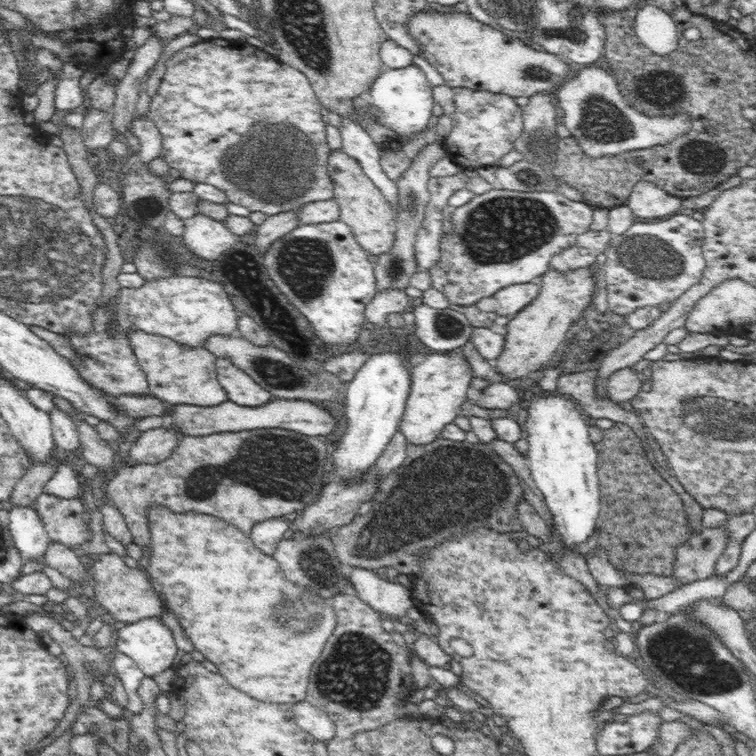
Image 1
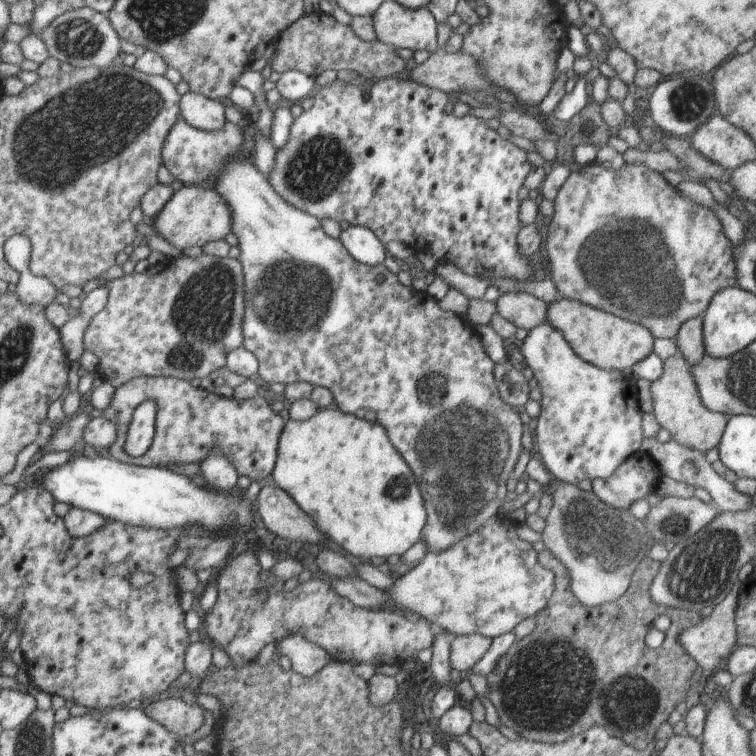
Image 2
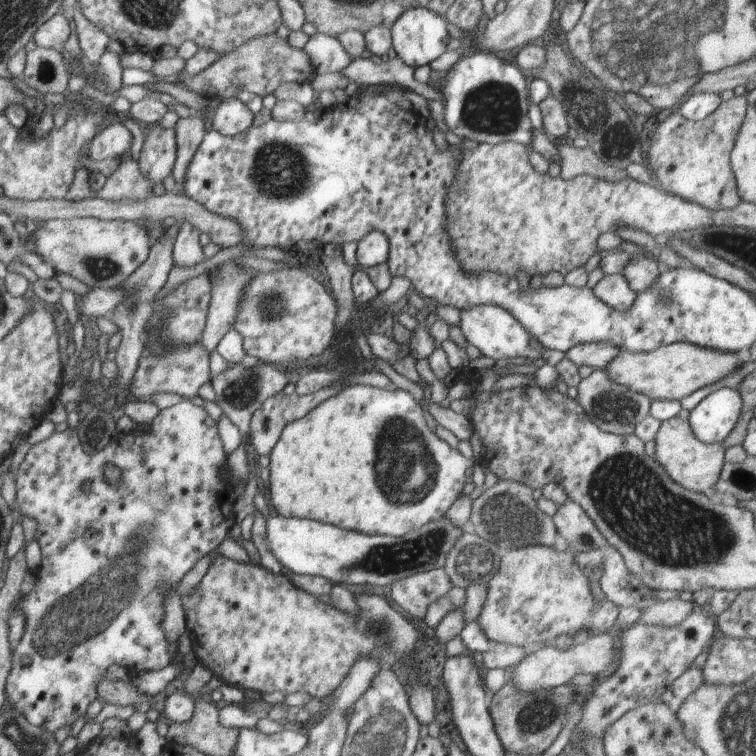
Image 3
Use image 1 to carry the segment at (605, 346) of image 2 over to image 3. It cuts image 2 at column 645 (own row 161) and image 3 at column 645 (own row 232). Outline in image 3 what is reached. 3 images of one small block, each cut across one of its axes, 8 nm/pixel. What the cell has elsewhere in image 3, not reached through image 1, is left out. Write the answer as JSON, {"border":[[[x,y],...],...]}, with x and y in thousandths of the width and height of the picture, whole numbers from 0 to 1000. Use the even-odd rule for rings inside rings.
{"border":[[[889,454],[856,467],[823,464],[802,487],[810,504],[829,511],[862,530],[899,530],[915,519],[971,495],[981,480],[970,466],[948,464],[913,454]]]}

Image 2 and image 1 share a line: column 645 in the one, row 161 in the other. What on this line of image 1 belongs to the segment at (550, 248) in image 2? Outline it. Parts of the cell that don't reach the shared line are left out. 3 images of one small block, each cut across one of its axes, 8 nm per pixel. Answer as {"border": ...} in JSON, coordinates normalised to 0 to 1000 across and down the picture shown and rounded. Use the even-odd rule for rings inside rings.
{"border":[[[290,49],[269,53],[239,65],[220,81],[217,90],[218,95],[216,104],[212,106],[210,119],[200,130],[196,153],[206,163],[206,168],[212,171],[214,179],[216,200],[213,208],[224,217],[225,222],[237,225],[238,234],[259,242],[279,243],[298,254],[303,267],[317,270],[317,272],[328,275],[331,280],[349,280],[353,286],[393,279],[405,269],[440,262],[440,241],[433,224],[434,206],[439,201],[434,189],[430,188],[430,183],[421,185],[421,183],[410,180],[410,175],[402,177],[402,175],[392,172],[392,169],[399,169],[402,164],[407,167],[407,164],[415,164],[415,161],[429,161],[430,155],[426,152],[426,156],[423,156],[423,146],[427,140],[422,138],[415,118],[401,95],[376,85],[368,75],[352,70],[348,65],[329,61],[323,53],[299,53]]]}

